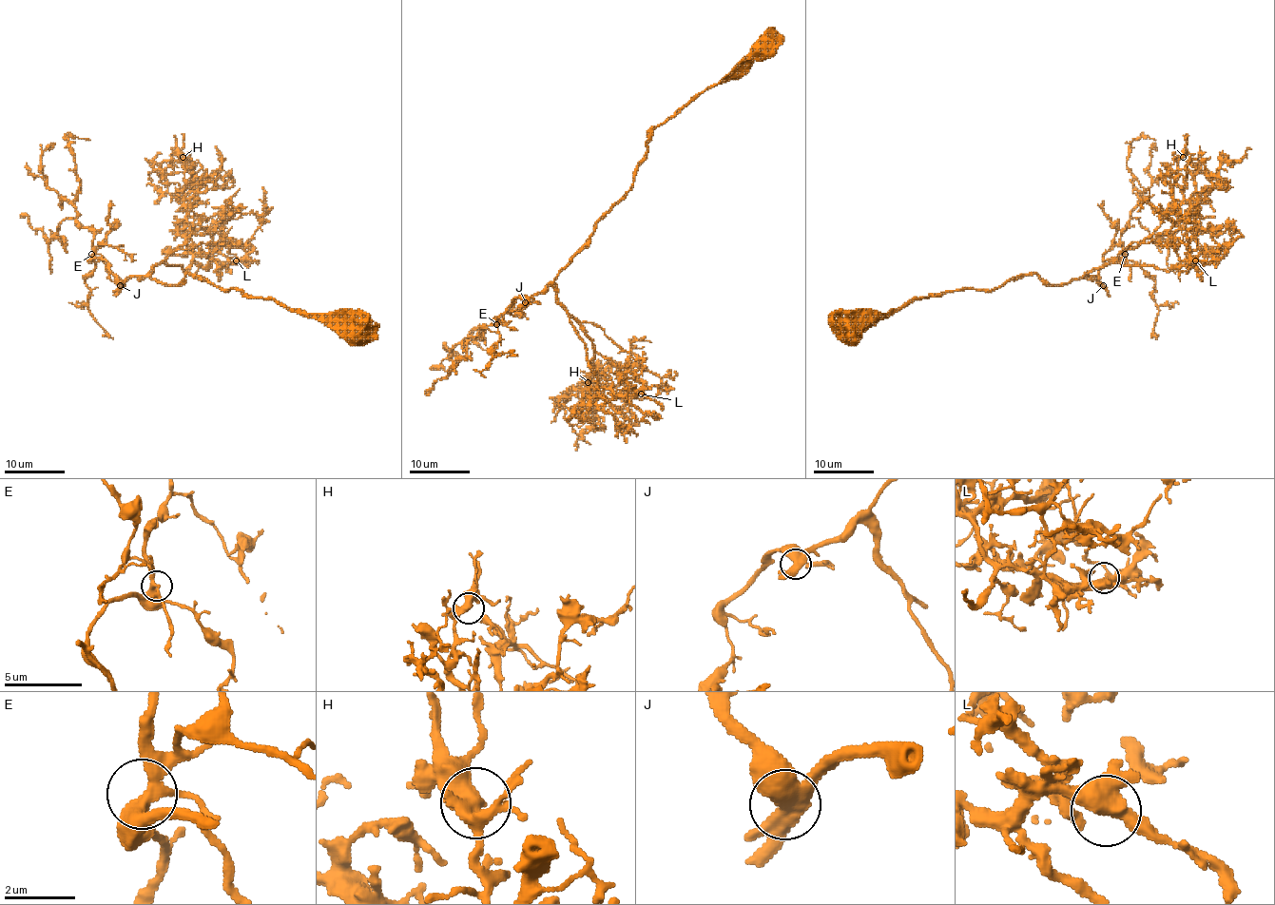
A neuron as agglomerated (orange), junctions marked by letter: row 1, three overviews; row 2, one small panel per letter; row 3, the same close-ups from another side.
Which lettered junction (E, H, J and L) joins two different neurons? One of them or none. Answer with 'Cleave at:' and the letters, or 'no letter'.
Cleave at: no letter

